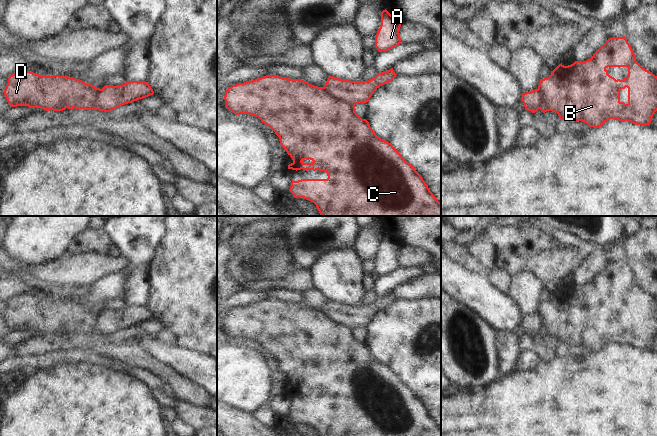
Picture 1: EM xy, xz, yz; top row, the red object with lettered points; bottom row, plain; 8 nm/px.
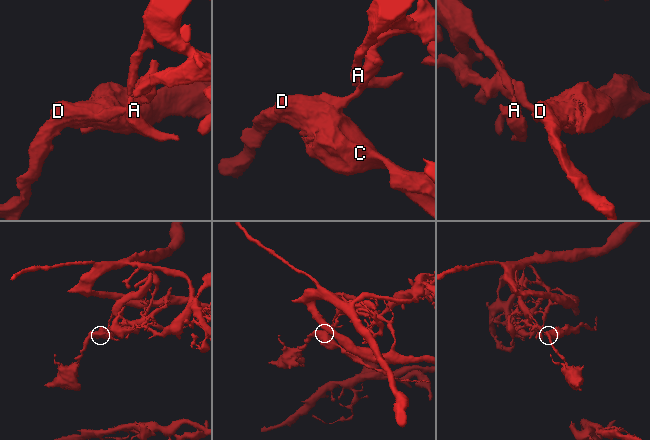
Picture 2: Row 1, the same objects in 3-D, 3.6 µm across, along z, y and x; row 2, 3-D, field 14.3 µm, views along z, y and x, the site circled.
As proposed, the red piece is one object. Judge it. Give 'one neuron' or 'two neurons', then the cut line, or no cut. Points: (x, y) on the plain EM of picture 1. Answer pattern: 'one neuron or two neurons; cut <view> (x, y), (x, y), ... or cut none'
two neurons; cut xz (323, 311), (332, 319), (355, 328)

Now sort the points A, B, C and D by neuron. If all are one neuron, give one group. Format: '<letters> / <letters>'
A / B C D

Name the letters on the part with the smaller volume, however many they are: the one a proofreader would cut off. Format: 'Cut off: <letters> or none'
Cut off: B, C, D

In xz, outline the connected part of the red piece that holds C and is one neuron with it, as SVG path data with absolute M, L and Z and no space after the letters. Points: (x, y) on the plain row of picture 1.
M266 299L232 309L226 314L224 324L225 331L235 339L258 341L275 356L280 363L280 370L293 384L288 393L327 397L327 403L292 404L289 413L295 422L313 426L319 436L441 436L441 427L415 392L391 367L375 358L369 346L355 336L354 327L332 320L324 311L311 309L302 303Z

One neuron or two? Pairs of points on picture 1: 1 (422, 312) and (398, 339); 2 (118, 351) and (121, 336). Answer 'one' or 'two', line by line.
1: one
2: two

